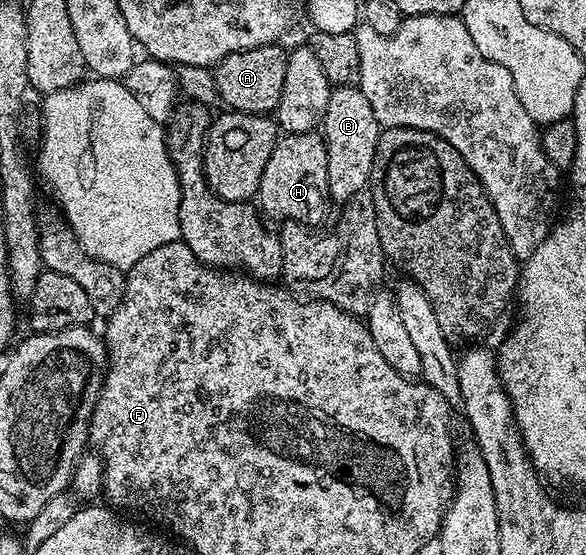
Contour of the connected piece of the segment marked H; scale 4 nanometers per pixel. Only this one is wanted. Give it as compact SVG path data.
M318 130L297 133L287 133L275 144L273 153L269 153L269 162L265 165L265 173L261 173L261 185L257 196L257 207L268 220L279 219L278 221L298 221L306 223L308 227L315 229L327 215L327 170L329 169L329 157L327 146L322 134Z

